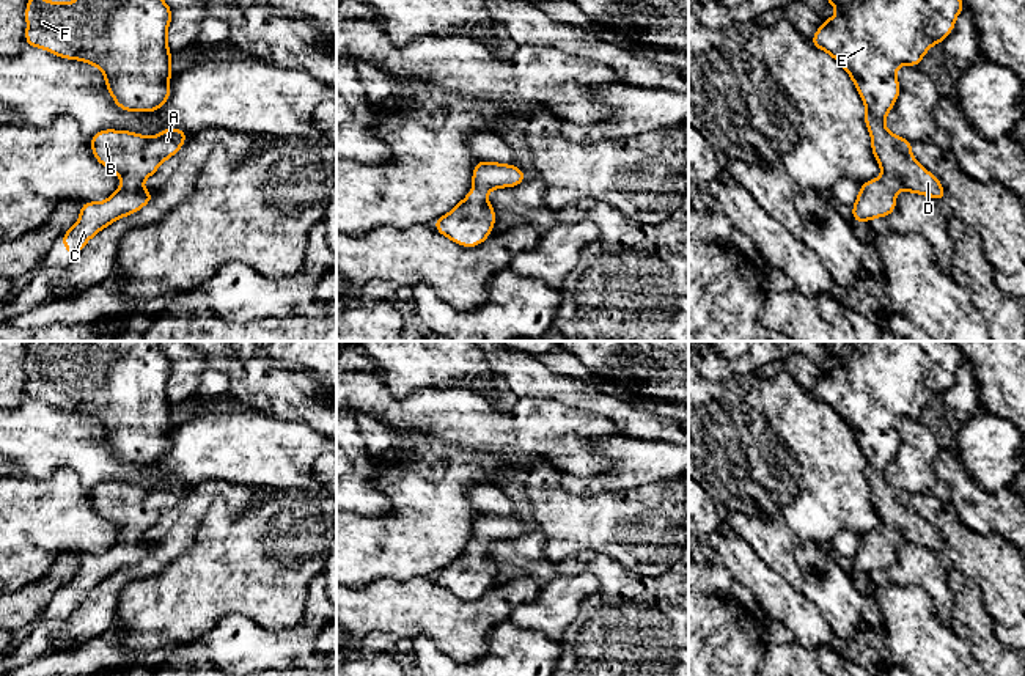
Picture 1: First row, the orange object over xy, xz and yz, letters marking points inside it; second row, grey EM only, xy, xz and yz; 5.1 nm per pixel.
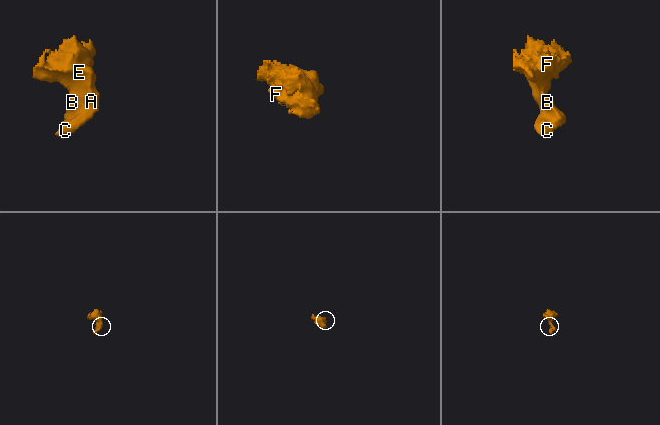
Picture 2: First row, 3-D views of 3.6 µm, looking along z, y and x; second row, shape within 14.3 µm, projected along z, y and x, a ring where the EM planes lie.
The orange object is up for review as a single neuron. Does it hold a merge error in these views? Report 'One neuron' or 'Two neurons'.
One neuron

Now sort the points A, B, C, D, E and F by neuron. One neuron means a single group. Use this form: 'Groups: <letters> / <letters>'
Groups: A B C D E F

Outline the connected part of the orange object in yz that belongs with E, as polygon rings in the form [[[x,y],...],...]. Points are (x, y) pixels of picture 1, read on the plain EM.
[[[825,341],[825,352],[838,366],[825,371],[811,395],[828,404],[850,428],[866,459],[865,476],[871,486],[871,501],[884,528],[862,536],[852,572],[869,574],[896,563],[896,542],[907,542],[945,553],[940,533],[912,508],[912,494],[893,487],[885,479],[885,468],[901,445],[895,423],[901,417],[917,418],[928,401],[940,396],[954,380],[964,362],[962,351],[953,341]]]

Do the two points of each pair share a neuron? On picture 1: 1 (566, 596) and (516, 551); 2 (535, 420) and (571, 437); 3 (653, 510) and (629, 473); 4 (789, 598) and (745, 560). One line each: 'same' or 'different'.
1: different
2: same
3: different
4: same

